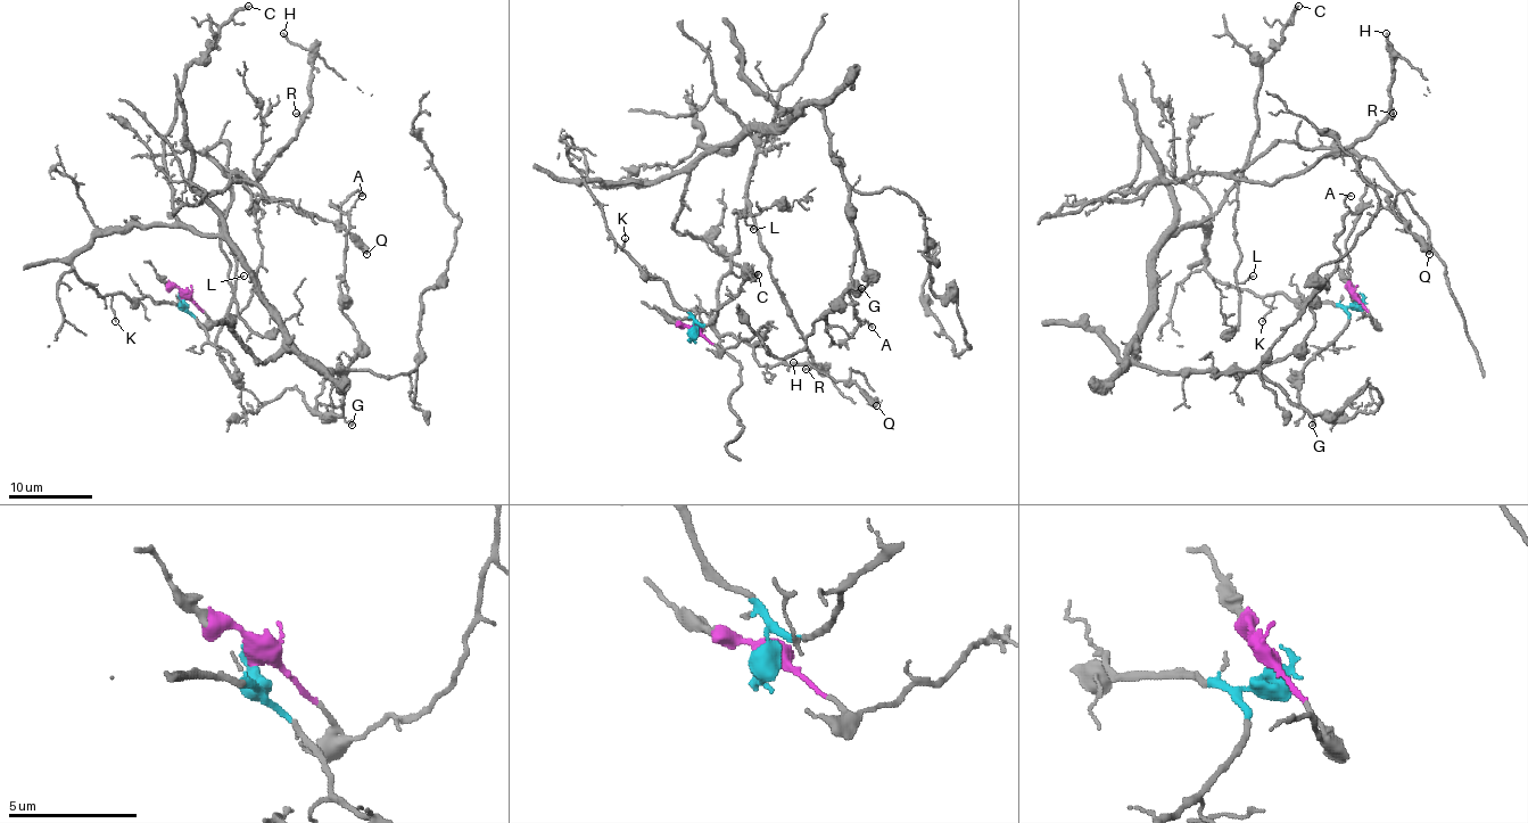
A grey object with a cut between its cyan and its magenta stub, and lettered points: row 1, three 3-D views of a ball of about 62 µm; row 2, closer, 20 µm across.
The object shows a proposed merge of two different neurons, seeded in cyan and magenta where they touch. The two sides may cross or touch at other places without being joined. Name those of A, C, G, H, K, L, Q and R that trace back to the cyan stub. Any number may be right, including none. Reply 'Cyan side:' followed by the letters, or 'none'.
Cyan side: A, C, G, K

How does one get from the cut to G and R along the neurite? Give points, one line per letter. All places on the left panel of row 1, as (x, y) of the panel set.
G: (183, 298), (104, 296), (72, 261), (134, 224), (222, 237), (282, 335), (321, 372), (346, 375), (353, 425)
R: (183, 298), (220, 321), (250, 298), (253, 204), (205, 153), (223, 142), (250, 184), (295, 136), (295, 113)

